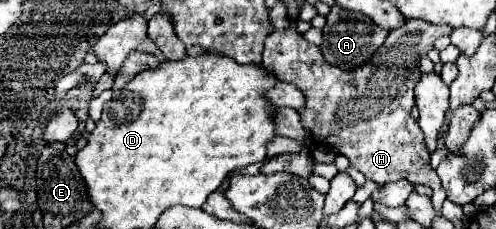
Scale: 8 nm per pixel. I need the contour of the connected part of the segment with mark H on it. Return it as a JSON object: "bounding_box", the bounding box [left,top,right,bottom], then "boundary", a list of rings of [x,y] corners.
{"bounding_box":[263,20,451,212],"boundary":[[[407,20],[403,26],[389,32],[387,42],[373,54],[373,58],[365,66],[351,72],[343,72],[337,66],[327,64],[321,50],[315,44],[307,42],[303,34],[295,30],[295,26],[289,26],[283,30],[275,30],[267,36],[263,48],[263,66],[273,70],[279,80],[295,84],[299,90],[303,90],[307,104],[301,112],[301,122],[317,138],[317,144],[325,144],[335,152],[347,156],[351,160],[351,166],[357,168],[367,180],[387,184],[399,178],[407,178],[413,184],[429,186],[433,190],[433,206],[439,212],[445,200],[445,190],[439,182],[437,172],[429,166],[429,154],[423,144],[423,134],[411,116],[411,108],[415,106],[413,88],[421,78],[421,72],[417,68],[419,58],[433,48],[433,40],[449,34],[451,26],[431,26],[429,22]]]}

